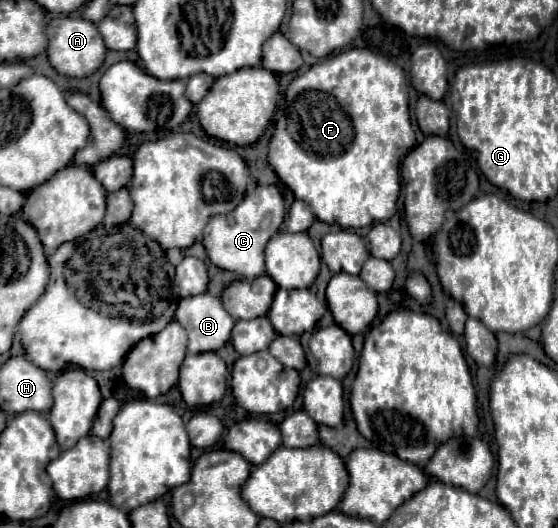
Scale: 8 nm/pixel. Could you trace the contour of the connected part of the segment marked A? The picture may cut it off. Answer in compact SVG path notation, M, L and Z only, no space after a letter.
M62 16L62 18L54 18L50 24L48 24L48 60L50 64L64 76L70 76L70 78L84 78L84 76L90 76L94 74L102 62L104 62L104 56L106 56L106 46L104 46L104 40L98 32L98 28L84 20L84 18L70 18L70 16Z

